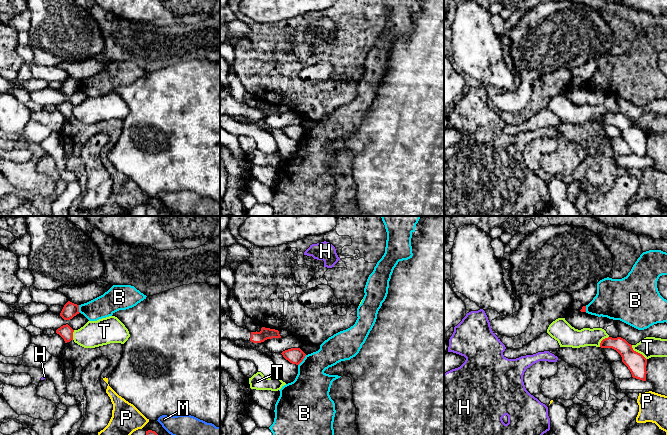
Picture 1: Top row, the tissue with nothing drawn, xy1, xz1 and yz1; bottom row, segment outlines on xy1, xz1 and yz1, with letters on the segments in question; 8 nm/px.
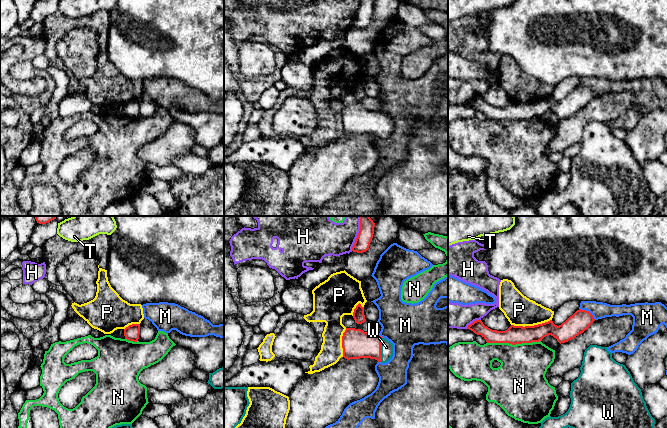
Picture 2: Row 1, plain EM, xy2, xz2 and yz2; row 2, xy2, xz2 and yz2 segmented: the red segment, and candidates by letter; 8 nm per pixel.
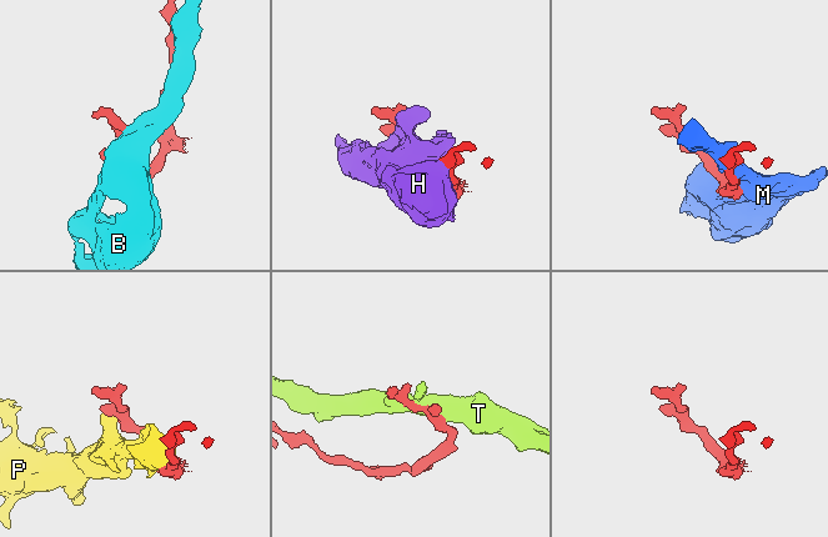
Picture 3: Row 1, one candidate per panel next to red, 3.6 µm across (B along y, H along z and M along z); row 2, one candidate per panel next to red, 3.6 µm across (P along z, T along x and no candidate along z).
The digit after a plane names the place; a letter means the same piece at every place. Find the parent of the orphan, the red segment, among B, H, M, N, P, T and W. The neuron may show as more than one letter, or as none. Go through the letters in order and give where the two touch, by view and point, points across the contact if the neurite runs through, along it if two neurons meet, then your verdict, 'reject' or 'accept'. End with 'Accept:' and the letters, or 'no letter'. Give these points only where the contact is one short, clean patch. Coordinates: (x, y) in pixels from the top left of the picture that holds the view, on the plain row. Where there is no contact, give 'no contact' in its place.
B: xz1 (302, 136) | along xz1 (306, 131), (298, 141) | reject
H: xz2 (357, 13) | reject
M: yz2 (588, 87) | reject
N: yz2 (513, 120) | reject
P: yz2 (531, 102) | reject
T: yz1 (637, 128) | reject
W: xz2 (380, 125) | across xz2 (356, 119), (380, 125), (386, 122) | accept
Accept: W

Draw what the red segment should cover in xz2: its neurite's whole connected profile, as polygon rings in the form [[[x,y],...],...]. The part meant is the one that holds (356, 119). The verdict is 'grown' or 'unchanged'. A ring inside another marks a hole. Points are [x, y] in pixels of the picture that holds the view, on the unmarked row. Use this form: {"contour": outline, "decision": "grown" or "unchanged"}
{"contour": [[[346,104],[342,112],[343,133],[347,136],[370,134],[386,139],[393,132],[393,120],[361,105]]], "decision": "grown"}

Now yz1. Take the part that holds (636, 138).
{"contour": [[[608,113],[601,117],[601,124],[612,124],[622,133],[622,138],[630,146],[632,153],[646,157],[647,135],[640,129],[633,126],[632,121],[621,113]]], "decision": "unchanged"}

